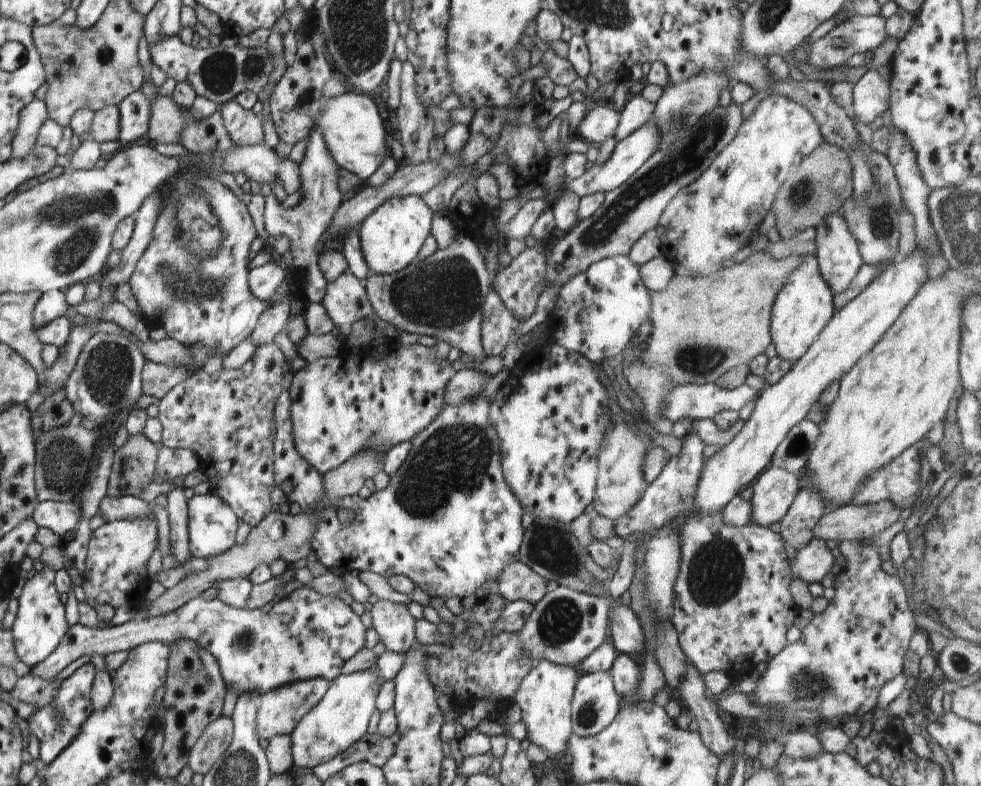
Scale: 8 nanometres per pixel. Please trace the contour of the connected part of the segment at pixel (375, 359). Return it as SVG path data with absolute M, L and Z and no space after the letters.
M389 339L389 351L386 352L386 356L378 356L378 354L373 356L368 353L368 350L363 355L349 355L343 351L336 358L320 358L320 360L316 360L316 362L313 363L307 362L304 368L293 374L292 386L287 390L291 403L291 418L296 452L298 452L304 460L308 460L308 464L323 477L326 475L326 472L338 468L338 466L341 466L346 460L355 456L360 450L376 450L376 452L380 452L380 454L385 454L392 446L401 444L404 440L412 442L416 434L422 432L424 428L427 428L428 424L442 412L442 408L447 404L444 400L444 390L446 390L448 380L450 380L454 374L455 370L452 368L447 358L444 358L444 360L436 358L430 347L424 347L418 343L412 344L411 346L402 346L402 344L396 342L395 339Z

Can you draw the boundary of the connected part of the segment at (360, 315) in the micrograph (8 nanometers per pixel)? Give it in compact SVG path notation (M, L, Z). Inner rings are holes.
M349 269L342 272L334 282L328 283L326 296L321 304L324 304L332 323L345 331L348 331L354 322L374 314L365 284Z

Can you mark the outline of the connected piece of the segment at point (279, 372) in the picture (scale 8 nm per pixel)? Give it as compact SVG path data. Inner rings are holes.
M271 344L256 347L254 355L238 369L222 366L220 355L214 355L187 380L174 386L158 404L157 420L162 426L162 444L172 449L189 449L199 459L199 472L210 482L211 493L218 496L234 515L250 527L256 527L273 510L270 494L276 487L274 480L274 438L270 440L270 426L274 408L289 361L279 346Z

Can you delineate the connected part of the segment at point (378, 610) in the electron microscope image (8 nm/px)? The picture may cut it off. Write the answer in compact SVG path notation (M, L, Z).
M379 600L373 605L372 627L388 651L404 655L416 641L416 620L404 604Z

